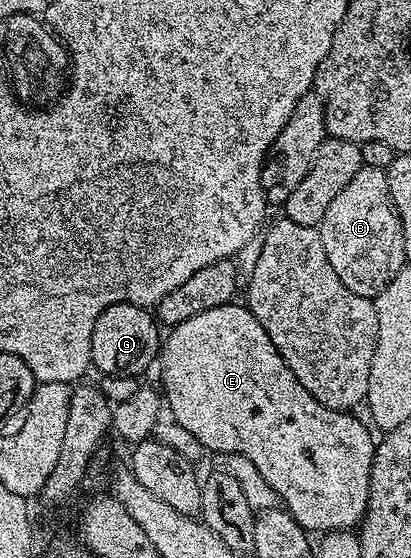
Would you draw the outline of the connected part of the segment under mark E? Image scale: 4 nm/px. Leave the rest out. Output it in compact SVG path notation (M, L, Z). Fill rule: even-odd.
M236 304L219 305L213 309L202 311L175 326L169 332L172 334L169 337L167 334L163 338L162 352L158 357L158 369L160 365L160 373L164 376L162 393L166 398L167 412L168 409L172 412L169 413L171 420L175 421L177 425L186 427L186 431L190 431L190 435L194 435L194 439L198 439L198 443L202 443L209 454L237 453L238 455L246 455L246 459L250 459L250 463L254 463L254 467L258 467L262 479L266 479L266 483L270 483L270 487L274 487L279 504L287 509L294 520L309 534L323 535L332 533L335 529L355 530L364 520L368 492L370 491L370 467L376 454L376 441L368 434L369 426L367 424L364 426L358 418L351 417L353 415L351 412L343 409L331 409L318 403L318 399L314 399L314 395L310 395L310 391L306 391L306 387L302 387L302 383L298 383L294 371L290 371L290 367L282 359L282 355L274 347L270 335L266 335L266 327L262 327L262 323L258 323L258 319L252 314L247 304Z

